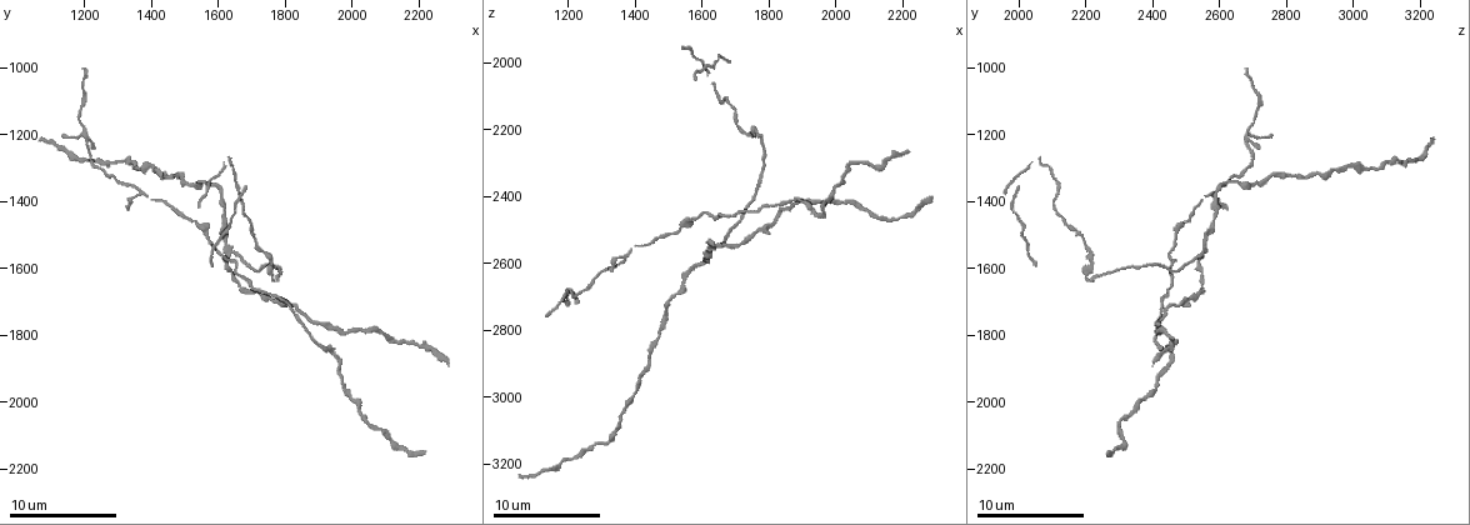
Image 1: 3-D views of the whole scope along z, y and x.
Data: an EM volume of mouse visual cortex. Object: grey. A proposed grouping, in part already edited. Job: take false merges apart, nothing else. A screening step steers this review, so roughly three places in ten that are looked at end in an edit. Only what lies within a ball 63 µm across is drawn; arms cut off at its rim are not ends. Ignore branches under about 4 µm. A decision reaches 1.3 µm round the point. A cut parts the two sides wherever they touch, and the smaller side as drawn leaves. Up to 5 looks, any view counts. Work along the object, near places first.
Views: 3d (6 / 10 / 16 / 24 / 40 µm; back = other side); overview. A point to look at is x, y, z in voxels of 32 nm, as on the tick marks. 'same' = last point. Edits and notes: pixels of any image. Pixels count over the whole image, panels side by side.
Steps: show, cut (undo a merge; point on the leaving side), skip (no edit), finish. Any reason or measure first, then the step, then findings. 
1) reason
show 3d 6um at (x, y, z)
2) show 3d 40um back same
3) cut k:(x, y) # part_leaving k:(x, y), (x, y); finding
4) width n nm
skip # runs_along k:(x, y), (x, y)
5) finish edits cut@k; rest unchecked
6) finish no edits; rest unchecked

show 3d 6um at (1650, 1550, 2540)

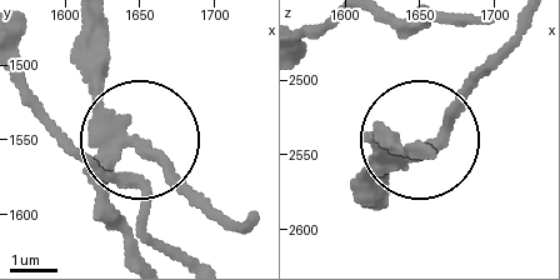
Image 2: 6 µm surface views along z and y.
cut 2:(166, 175) # part_leaving 2:(125, 136), (205, 208), (238, 220); a second neuron is stuck on

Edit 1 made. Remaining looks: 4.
show overview

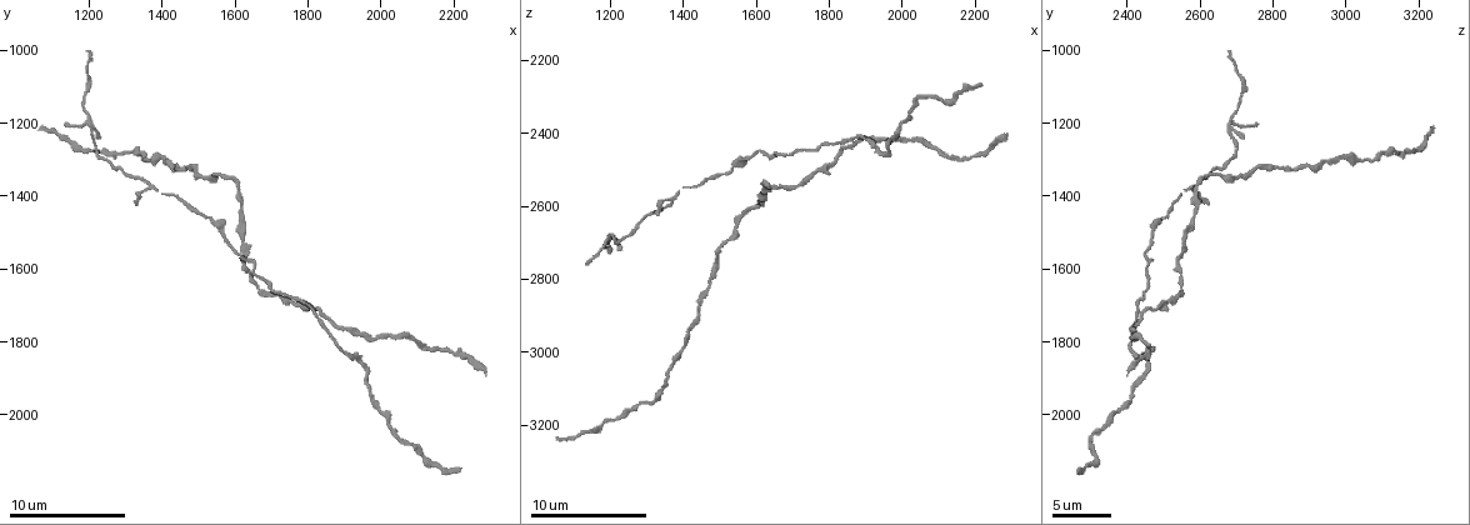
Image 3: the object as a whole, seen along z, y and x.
four arms meet
show 3d 16um at (1850, 1740, 2440)

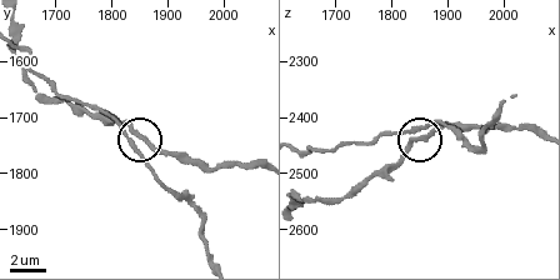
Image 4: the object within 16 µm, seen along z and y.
skip # runs_along 4:(34, 88), (39, 93), (124, 123), (176, 160); one neuron here

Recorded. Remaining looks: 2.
three-way junction
show 3d 16um at (1200, 1190, 2680)

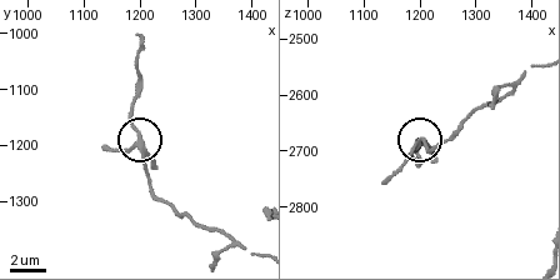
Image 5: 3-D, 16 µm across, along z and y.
skip # runs_along 5:(259, 255), (215, 229), (196, 226), (154, 193), (131, 104); one neuron here

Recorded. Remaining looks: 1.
finish edits cut@2; rest unchecked

